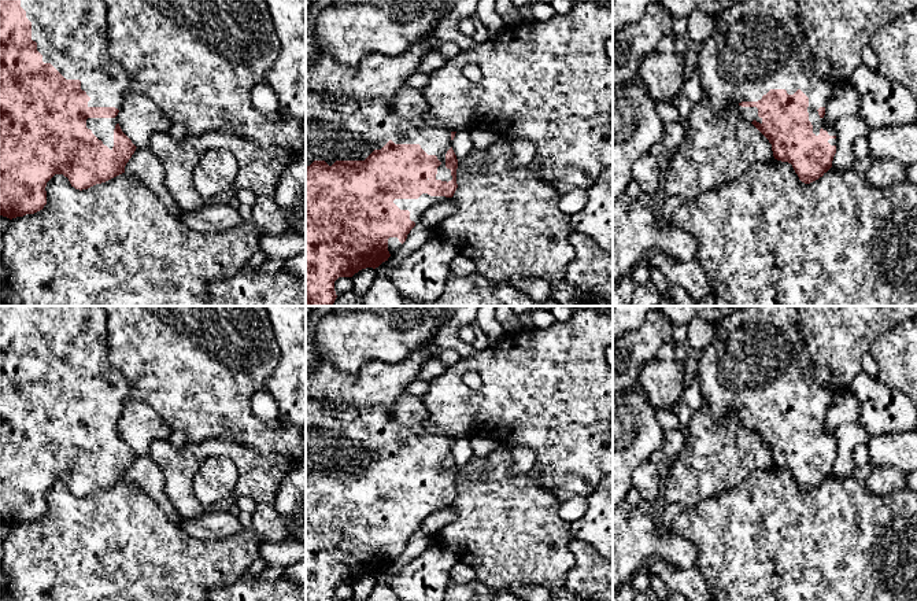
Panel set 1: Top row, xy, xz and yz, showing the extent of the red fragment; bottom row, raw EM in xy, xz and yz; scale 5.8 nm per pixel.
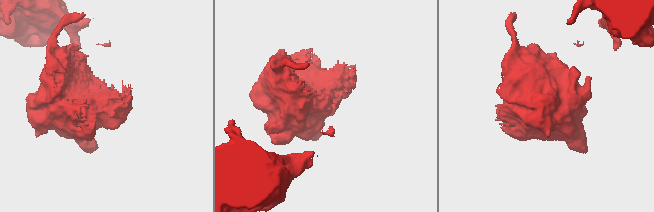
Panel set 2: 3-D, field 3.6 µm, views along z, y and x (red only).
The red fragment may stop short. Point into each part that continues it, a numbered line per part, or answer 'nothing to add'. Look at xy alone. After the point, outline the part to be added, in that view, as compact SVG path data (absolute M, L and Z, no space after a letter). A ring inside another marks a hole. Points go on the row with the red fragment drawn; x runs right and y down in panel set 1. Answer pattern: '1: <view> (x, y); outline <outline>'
1: xy (70, 34); outline M21 0L32 22L32 40L44 63L51 63L66 80L80 80L81 89L90 97L88 107L121 110L132 92L130 78L108 52L107 7L101 0Z

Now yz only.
1: yz (757, 45); outline M743 0L717 15L714 30L698 54L703 96L718 113L733 103L742 118L762 123L757 107L742 107L740 103L758 102L770 89L785 89L788 95L800 89L809 97L807 113L813 133L818 136L822 128L829 136L836 136L835 123L825 123L817 111L827 106L836 86L831 63L810 52L798 15L796 0Z

